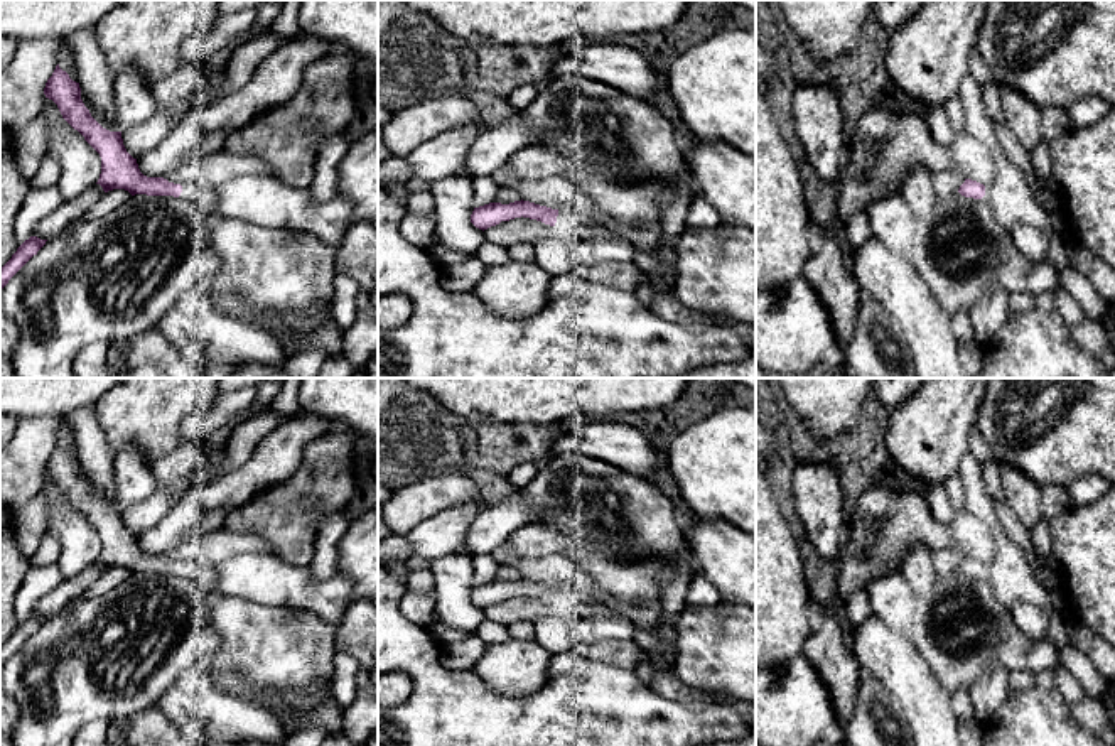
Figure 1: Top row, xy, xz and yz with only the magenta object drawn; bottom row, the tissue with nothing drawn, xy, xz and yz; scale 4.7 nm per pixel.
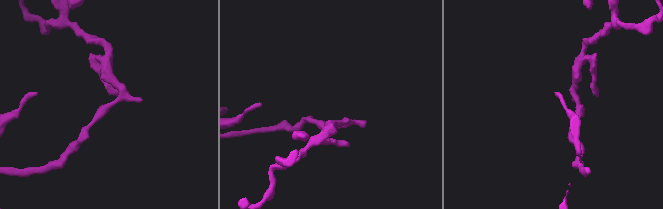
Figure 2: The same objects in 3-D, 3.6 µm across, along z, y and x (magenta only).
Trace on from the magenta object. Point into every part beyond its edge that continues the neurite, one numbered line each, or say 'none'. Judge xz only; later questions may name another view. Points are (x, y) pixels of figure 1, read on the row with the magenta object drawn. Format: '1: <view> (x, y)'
1: xz (570, 225)

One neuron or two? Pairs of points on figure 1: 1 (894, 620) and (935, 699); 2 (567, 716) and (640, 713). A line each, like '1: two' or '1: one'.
1: two
2: one

